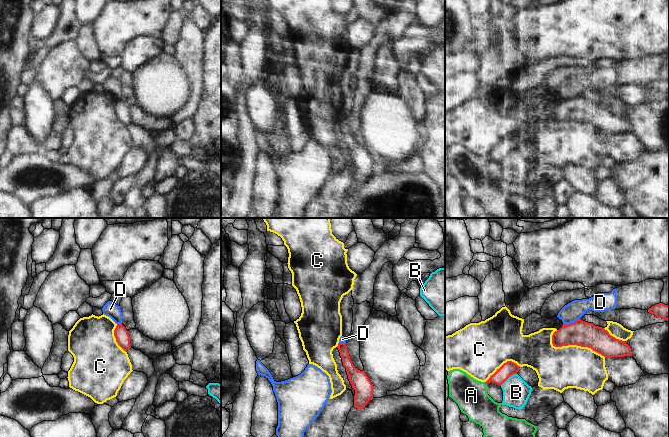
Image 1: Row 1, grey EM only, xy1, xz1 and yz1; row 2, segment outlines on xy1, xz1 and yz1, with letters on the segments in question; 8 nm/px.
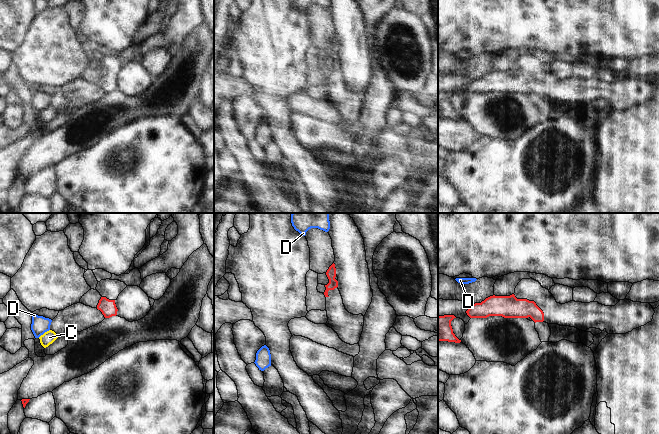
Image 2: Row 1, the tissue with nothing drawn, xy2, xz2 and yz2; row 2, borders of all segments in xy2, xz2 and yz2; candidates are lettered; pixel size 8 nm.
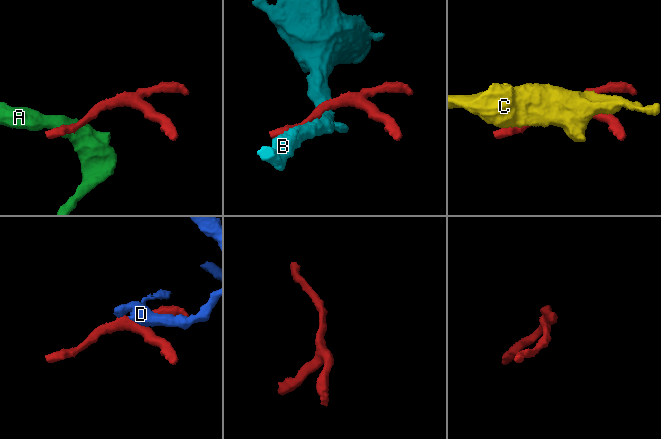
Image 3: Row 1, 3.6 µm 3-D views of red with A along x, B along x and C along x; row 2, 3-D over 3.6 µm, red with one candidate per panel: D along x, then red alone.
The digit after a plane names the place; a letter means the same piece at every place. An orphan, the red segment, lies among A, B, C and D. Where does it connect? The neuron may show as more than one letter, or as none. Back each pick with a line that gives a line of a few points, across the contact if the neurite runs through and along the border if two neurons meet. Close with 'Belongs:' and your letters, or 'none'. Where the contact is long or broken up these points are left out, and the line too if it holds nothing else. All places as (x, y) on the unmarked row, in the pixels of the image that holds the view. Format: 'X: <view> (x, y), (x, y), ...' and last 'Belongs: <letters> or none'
Belongs: none

